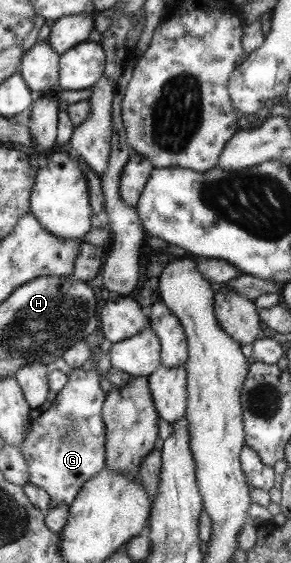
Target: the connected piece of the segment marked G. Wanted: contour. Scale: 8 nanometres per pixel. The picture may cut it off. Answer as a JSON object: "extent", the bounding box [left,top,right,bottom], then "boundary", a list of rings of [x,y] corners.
{"extent":[18,368,105,507],"boundary":[[[94,368],[73,369],[54,400],[32,416],[30,430],[19,444],[18,450],[27,464],[27,481],[47,492],[58,505],[68,507],[85,480],[105,466],[105,428],[101,419],[105,396]]]}

